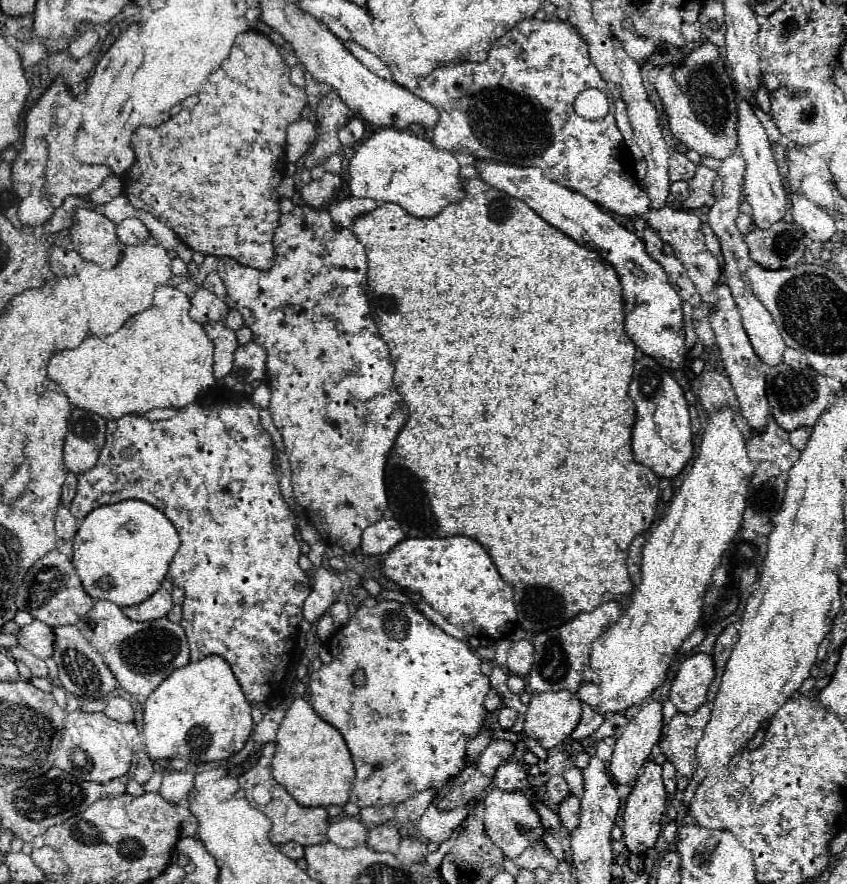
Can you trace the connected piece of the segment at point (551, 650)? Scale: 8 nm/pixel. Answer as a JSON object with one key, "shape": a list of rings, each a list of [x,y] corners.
{"shape":[[[607,600],[601,606],[597,606],[591,612],[581,612],[575,618],[567,620],[565,624],[543,630],[535,634],[533,638],[533,668],[527,676],[527,684],[533,692],[545,692],[545,690],[571,690],[579,692],[579,688],[585,682],[595,682],[599,684],[597,672],[589,664],[589,652],[591,644],[597,636],[603,634],[603,630],[615,622],[621,614],[621,606],[615,600]]]}

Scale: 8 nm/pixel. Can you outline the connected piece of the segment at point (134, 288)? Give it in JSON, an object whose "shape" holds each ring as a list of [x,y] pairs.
{"shape":[[[137,244],[137,246],[125,246],[121,250],[119,262],[113,268],[99,268],[94,266],[94,262],[83,260],[83,267],[77,274],[69,276],[79,276],[81,282],[85,282],[85,300],[89,304],[89,314],[91,314],[91,332],[93,334],[113,334],[117,332],[133,314],[141,314],[153,304],[153,292],[157,286],[167,284],[171,278],[171,256],[161,244]]]}

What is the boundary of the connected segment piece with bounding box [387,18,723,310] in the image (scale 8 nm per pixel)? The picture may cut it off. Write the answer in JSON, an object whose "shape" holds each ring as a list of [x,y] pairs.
{"shape":[[[525,18],[525,20],[521,20],[515,28],[511,28],[509,32],[505,32],[499,40],[497,40],[497,44],[489,50],[489,58],[485,60],[485,62],[449,62],[449,64],[443,64],[443,66],[437,66],[437,68],[433,68],[429,74],[425,74],[425,76],[405,76],[405,74],[401,74],[401,70],[395,66],[395,62],[387,62],[389,64],[389,68],[391,68],[391,72],[393,72],[393,78],[401,84],[401,86],[405,86],[407,90],[411,90],[413,94],[417,94],[419,98],[423,98],[423,100],[427,100],[429,104],[433,104],[435,108],[437,108],[437,112],[439,112],[439,122],[435,124],[435,128],[433,128],[433,144],[437,146],[437,148],[443,148],[443,150],[449,150],[449,152],[459,152],[459,154],[469,154],[469,156],[473,156],[473,158],[491,158],[491,160],[497,160],[497,162],[509,162],[509,164],[519,164],[519,166],[541,166],[543,170],[545,170],[545,174],[549,176],[549,178],[553,178],[553,180],[557,180],[559,184],[563,184],[565,188],[571,188],[571,190],[577,190],[579,194],[583,194],[585,198],[589,198],[591,202],[595,202],[595,204],[599,204],[599,206],[603,206],[603,208],[607,208],[607,210],[611,210],[611,212],[615,212],[615,214],[621,214],[621,216],[643,216],[659,234],[661,234],[661,238],[665,240],[665,242],[669,242],[669,246],[673,248],[673,252],[675,252],[675,256],[685,264],[685,270],[687,270],[687,274],[689,274],[689,278],[695,282],[695,286],[697,286],[697,292],[703,296],[701,300],[703,300],[703,304],[707,304],[707,306],[711,306],[711,310],[715,310],[715,304],[713,304],[713,292],[723,284],[723,274],[721,274],[721,266],[719,266],[719,260],[713,256],[713,252],[709,252],[707,250],[707,246],[705,246],[705,232],[703,232],[703,222],[701,222],[701,218],[699,218],[699,214],[697,212],[693,212],[693,210],[671,210],[671,208],[661,208],[659,212],[655,212],[655,210],[651,210],[649,208],[649,200],[647,200],[647,196],[645,196],[645,190],[637,184],[637,181],[632,178],[634,175],[629,173],[631,171],[627,169],[631,169],[628,163],[621,162],[623,159],[619,159],[619,152],[623,149],[627,149],[623,136],[621,136],[621,132],[619,132],[619,128],[617,128],[617,124],[615,122],[591,122],[591,120],[585,120],[585,118],[579,118],[575,112],[573,112],[573,100],[575,100],[575,96],[581,92],[581,90],[585,90],[585,88],[601,88],[601,90],[605,90],[607,88],[607,84],[599,78],[599,72],[597,72],[597,68],[591,64],[591,60],[589,60],[589,54],[587,54],[587,44],[577,36],[577,32],[573,30],[573,26],[571,24],[567,24],[567,22],[563,22],[563,20],[537,20],[537,18]]]}

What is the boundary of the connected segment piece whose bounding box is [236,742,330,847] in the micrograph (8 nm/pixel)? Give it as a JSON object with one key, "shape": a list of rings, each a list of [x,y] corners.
{"shape":[[[267,742],[263,746],[263,755],[260,756],[257,765],[238,777],[240,789],[237,790],[236,797],[247,798],[251,802],[251,806],[259,808],[261,812],[267,814],[273,820],[271,840],[277,846],[283,846],[290,841],[295,841],[303,847],[325,843],[327,841],[326,831],[328,824],[330,824],[327,808],[325,806],[305,806],[305,804],[297,802],[289,794],[289,790],[273,778],[271,770],[273,754],[275,754],[275,742]]]}

